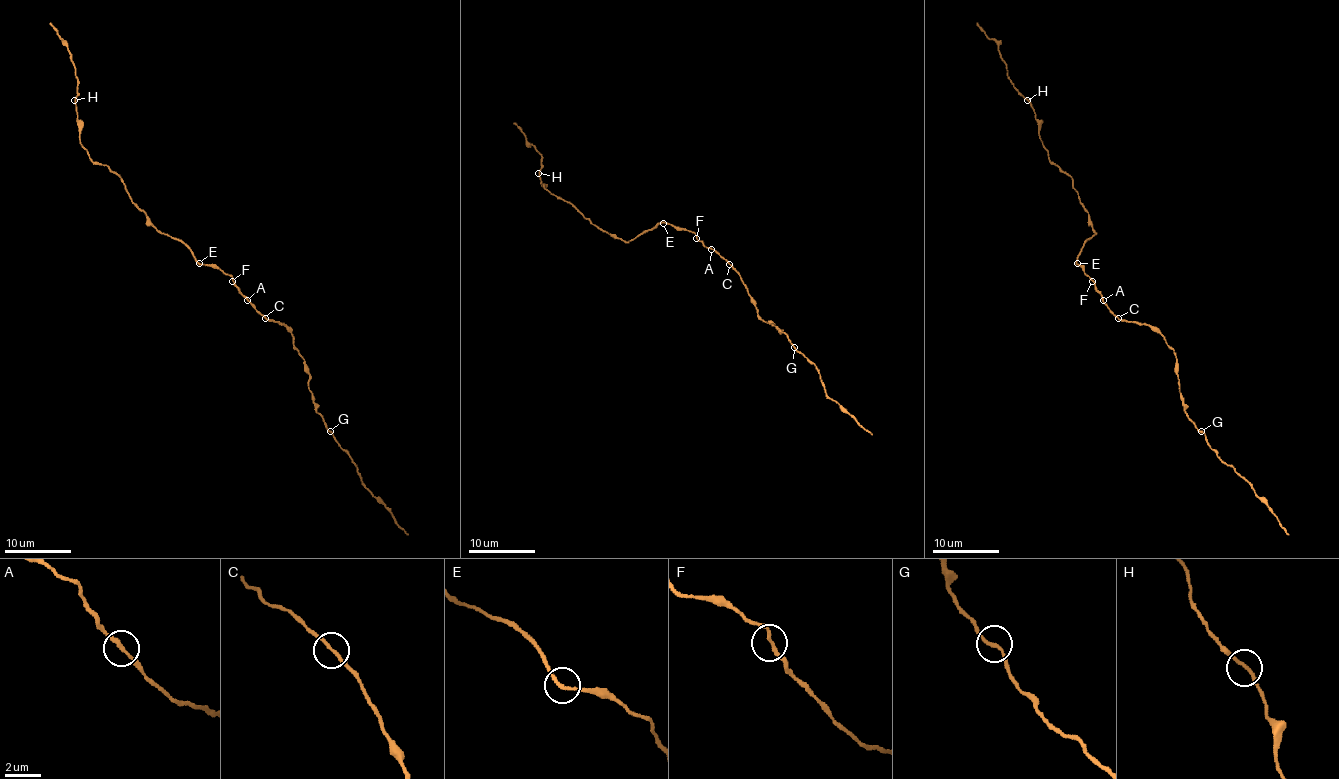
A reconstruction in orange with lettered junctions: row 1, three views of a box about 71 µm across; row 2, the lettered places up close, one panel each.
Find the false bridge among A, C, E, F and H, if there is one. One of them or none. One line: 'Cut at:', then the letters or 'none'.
Cut at: C

